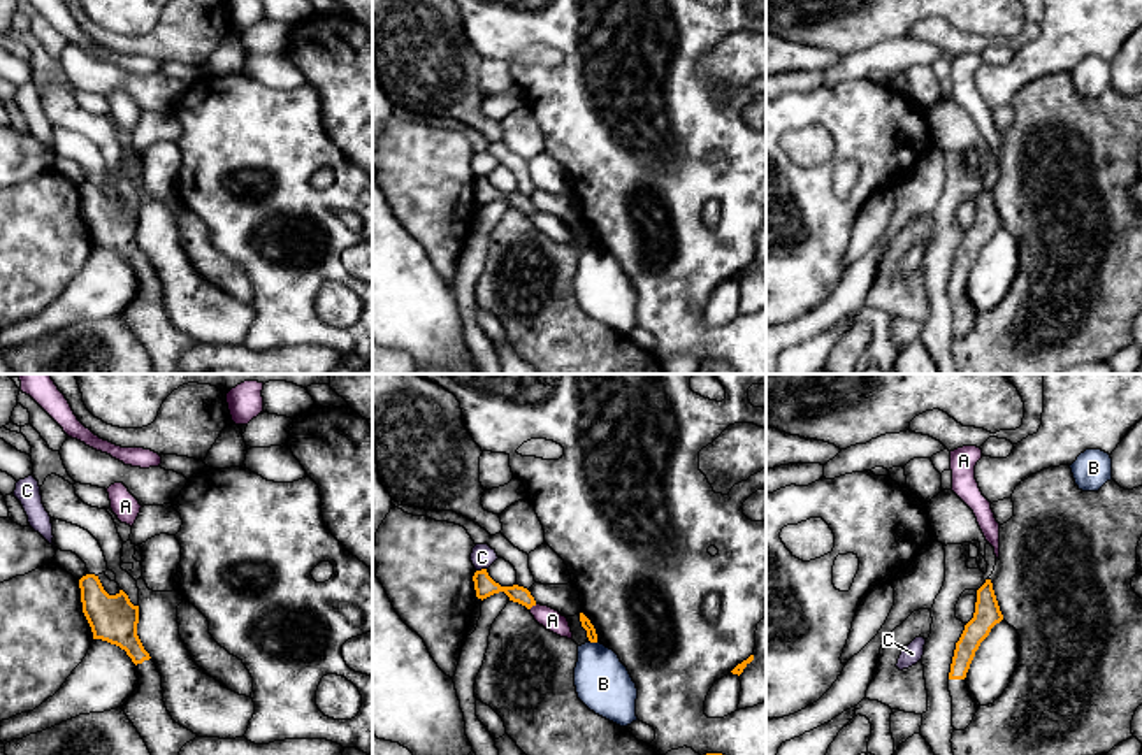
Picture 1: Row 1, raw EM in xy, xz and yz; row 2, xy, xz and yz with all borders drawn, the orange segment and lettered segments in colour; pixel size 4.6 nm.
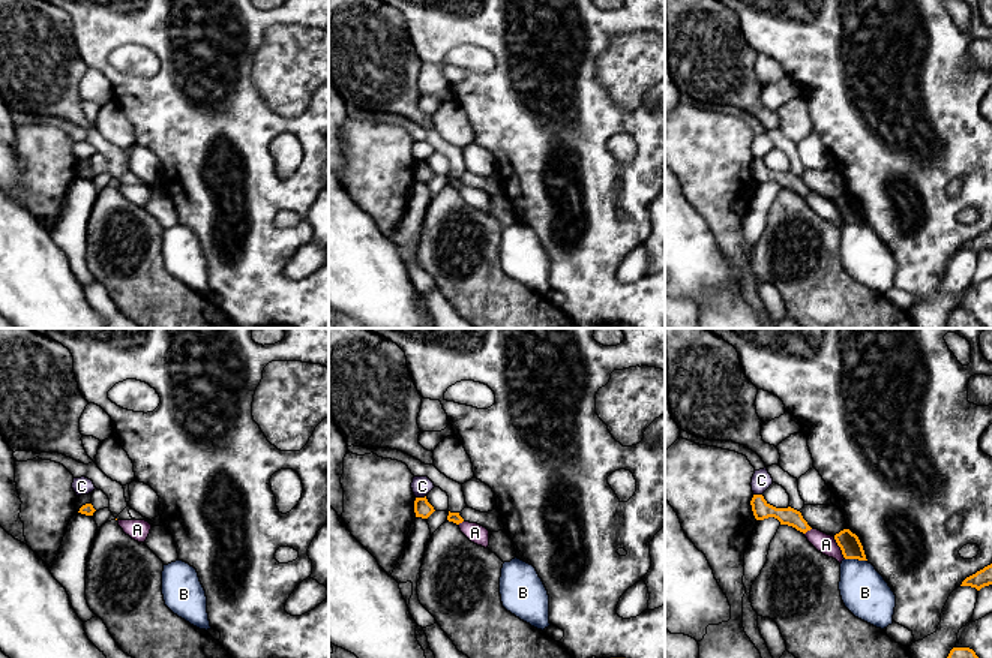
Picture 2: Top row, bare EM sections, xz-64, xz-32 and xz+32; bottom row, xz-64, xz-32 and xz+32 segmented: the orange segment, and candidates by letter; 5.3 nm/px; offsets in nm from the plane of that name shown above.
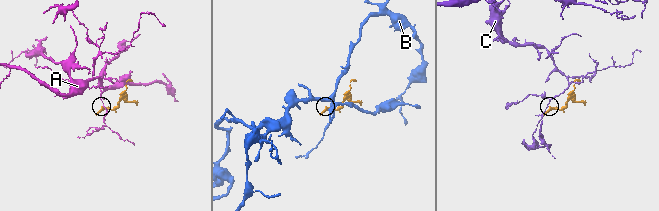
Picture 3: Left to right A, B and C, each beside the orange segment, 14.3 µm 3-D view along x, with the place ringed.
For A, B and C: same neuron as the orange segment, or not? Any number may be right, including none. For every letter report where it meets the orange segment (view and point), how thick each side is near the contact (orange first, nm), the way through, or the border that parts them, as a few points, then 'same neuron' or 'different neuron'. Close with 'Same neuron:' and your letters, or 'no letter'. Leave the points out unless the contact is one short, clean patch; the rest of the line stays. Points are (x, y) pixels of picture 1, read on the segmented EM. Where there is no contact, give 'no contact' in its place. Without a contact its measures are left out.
A: xz (533, 604) | 90/100 nm | different neuron
B: xz (592, 641) | 50/260 nm | different neuron
C: xz (482, 569) | 90/110 nm | different neuron
Same neuron: no letter

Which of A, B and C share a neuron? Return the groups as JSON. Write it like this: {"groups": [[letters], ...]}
{"groups": [["A"], ["B"], ["C"]]}

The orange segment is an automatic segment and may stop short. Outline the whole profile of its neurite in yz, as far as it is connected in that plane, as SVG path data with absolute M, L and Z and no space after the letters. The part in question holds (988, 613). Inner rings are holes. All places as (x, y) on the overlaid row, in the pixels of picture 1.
M986 583L977 590L977 602L973 618L965 625L965 630L956 643L950 672L949 672L949 692L952 697L952 727L954 730L965 730L979 706L973 702L968 687L966 672L979 650L980 643L989 636L991 629L1003 620L1000 611L993 583Z

